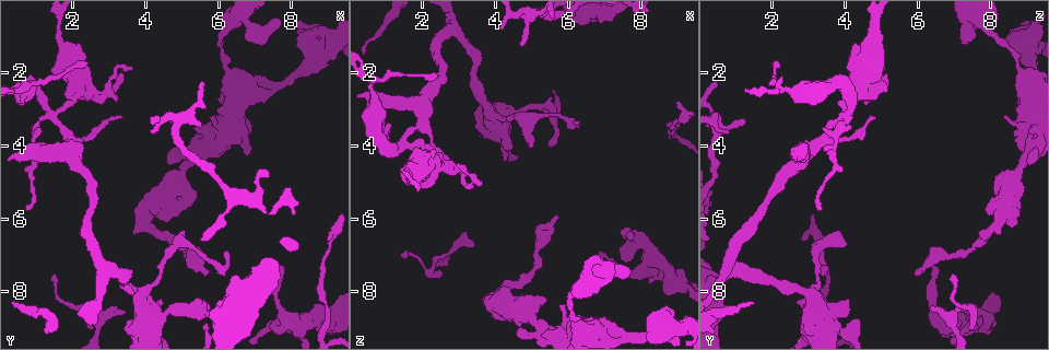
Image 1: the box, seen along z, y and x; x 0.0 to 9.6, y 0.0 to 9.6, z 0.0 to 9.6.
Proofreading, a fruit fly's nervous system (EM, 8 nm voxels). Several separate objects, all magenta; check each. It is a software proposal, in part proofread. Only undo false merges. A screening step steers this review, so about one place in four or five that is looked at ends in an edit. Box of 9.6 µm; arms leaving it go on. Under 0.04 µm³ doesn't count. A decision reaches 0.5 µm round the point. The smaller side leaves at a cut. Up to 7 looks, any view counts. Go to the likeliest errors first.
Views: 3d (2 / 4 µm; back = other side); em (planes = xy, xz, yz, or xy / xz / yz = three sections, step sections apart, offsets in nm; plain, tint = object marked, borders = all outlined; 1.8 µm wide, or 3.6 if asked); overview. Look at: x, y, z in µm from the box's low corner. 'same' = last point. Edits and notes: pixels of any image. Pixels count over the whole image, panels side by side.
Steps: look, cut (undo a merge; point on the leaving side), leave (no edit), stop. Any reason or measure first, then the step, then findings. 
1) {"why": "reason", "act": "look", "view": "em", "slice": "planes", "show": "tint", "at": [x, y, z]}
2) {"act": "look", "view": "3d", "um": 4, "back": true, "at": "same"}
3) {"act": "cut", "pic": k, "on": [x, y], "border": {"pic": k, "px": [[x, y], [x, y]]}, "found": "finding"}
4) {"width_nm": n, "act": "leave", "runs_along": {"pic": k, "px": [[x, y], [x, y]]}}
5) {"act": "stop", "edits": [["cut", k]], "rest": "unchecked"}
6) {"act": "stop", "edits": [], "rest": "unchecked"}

{"why": "arms part here", "act": "look", "view": "3d", "um": 2, "at": [8.75, 8.55, 7.55]}

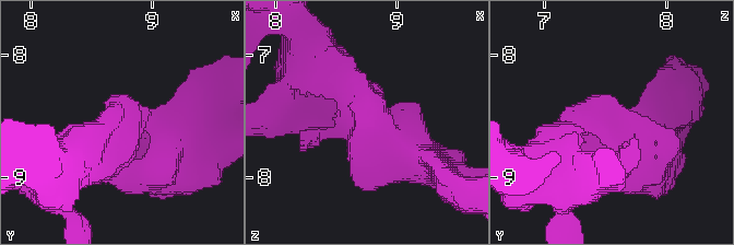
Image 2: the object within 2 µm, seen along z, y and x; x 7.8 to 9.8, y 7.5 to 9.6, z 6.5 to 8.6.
{"why": "shape alone is not enough", "act": "look", "view": "em", "slice": "planes", "show": "plain", "at": [8.80, 8.54, 7.50]}

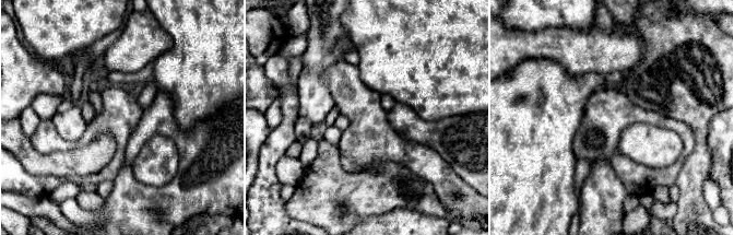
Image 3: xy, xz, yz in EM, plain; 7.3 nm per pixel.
{"act": "look", "view": "em", "slice": "planes", "show": "tint", "at": "same"}

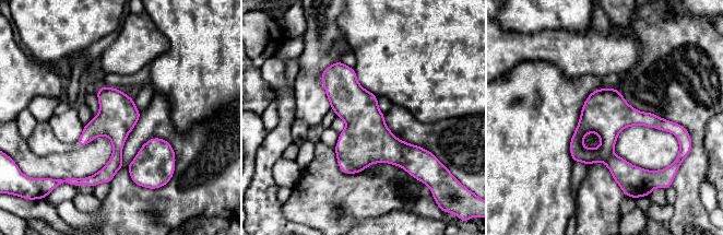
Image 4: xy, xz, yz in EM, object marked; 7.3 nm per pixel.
{"width_nm": 280, "act": "leave", "found": "continuous, no second cell"}

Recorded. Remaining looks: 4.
{"why": "thick turns thin", "act": "look", "view": "3d", "um": 4, "at": [1.40, 3.15, 3.95]}

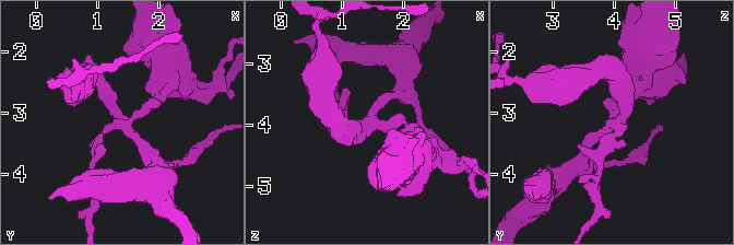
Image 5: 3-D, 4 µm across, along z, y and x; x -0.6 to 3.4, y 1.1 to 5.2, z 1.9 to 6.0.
{"why": "now the EM", "act": "look", "view": "em", "slice": "planes", "show": "tint", "at": [1.40, 3.20, 3.95]}

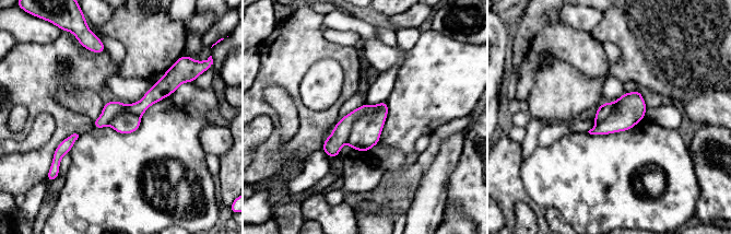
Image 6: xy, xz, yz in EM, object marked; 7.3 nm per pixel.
{"act": "cut", "pic": 6, "on": [340, 135], "border": {"pic": 6, "px": [[376, 105], [353, 124], [346, 142]]}, "found": "a second cell is stuck on"}

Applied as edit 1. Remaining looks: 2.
{"act": "look", "view": "overview"}

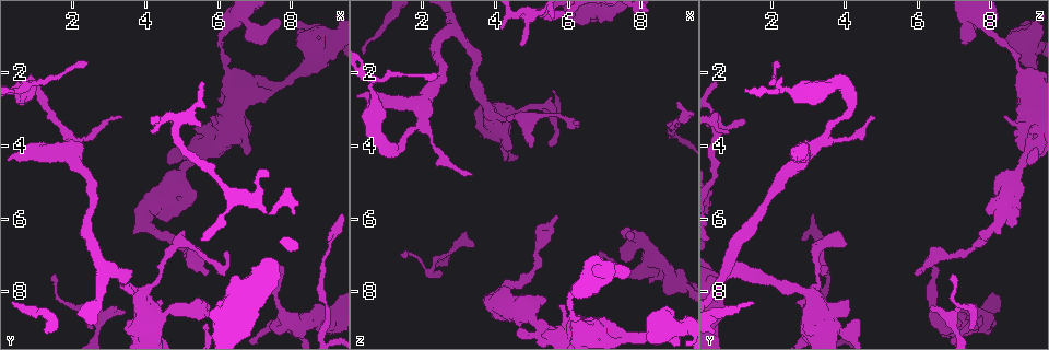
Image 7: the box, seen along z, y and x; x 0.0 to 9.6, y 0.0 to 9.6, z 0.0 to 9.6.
{"why": "sudden change in width", "act": "look", "view": "em", "slice": "xy", "step": 4, "show": "tint", "at": [6.45, 3.70, 8.90]}

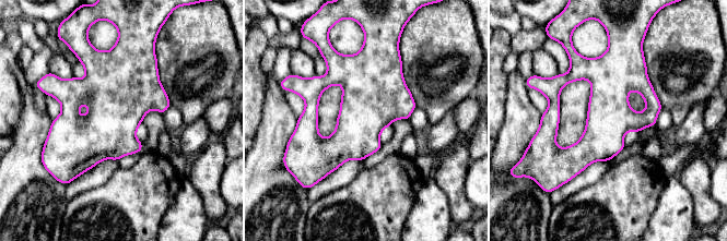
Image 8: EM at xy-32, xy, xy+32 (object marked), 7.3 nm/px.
{"act": "leave", "runs_along": {"pic": 8, "px": [[607, 56], [606, 128], [573, 173]]}, "found": "continuous, no second cell"}

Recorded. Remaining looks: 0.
{"act": "stop", "edits": [["cut", 6]], "rest": "unchecked"}

